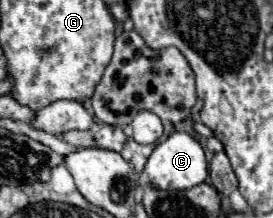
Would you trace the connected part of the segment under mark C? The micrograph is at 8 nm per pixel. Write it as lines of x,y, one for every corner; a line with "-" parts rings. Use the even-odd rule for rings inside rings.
172,133
166,141
158,143
156,149
152,151
152,155
146,161
144,173
148,177
148,181
156,187
156,189
174,189
174,191
184,191
190,187
196,187
200,183
206,181
208,177
208,163
204,157
204,149
200,147
200,143
196,139
192,139
186,133

